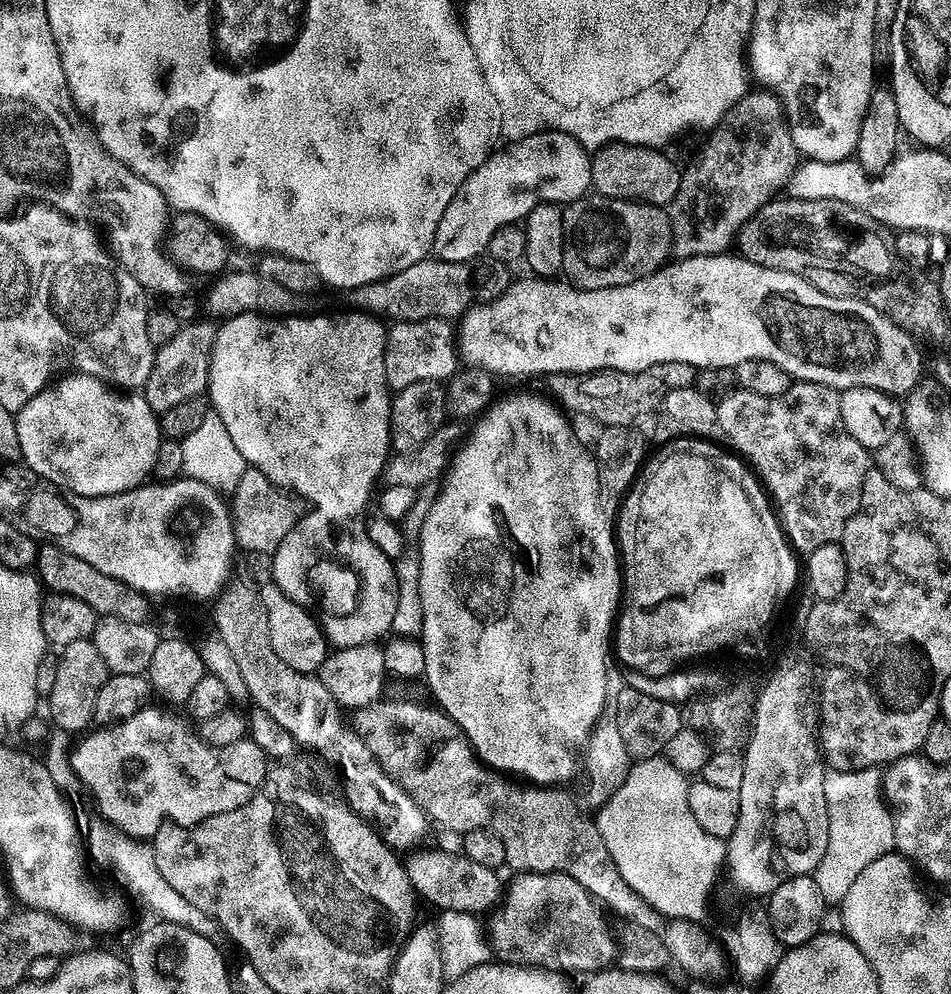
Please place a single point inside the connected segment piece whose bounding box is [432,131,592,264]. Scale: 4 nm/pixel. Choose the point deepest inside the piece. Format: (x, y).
(551, 167)

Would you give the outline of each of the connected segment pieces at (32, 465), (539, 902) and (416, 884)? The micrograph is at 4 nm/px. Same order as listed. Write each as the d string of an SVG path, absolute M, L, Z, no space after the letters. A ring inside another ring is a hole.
M78 371L61 375L47 388L34 394L34 398L30 398L15 417L20 460L28 463L27 471L33 477L49 480L63 491L79 496L109 496L139 488L144 483L140 479L140 448L124 448L124 404L116 400L116 390L103 380Z
M521 872L511 878L502 896L502 906L491 913L492 921L486 924L486 937L497 961L547 966L566 974L591 974L617 959L618 942L604 922L601 907L570 874Z
M423 848L413 851L409 855L413 856L403 861L412 890L421 901L429 900L440 912L458 910L481 914L480 912L487 913L497 907L502 896L502 880L500 884L496 877L499 876L497 869L470 862L470 858L466 858L459 851L443 852L440 848Z

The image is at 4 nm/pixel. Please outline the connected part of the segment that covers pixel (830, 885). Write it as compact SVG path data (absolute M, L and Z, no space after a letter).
M867 768L853 772L825 771L826 810L828 811L828 841L826 854L818 862L815 878L818 890L822 890L825 905L838 906L846 898L846 890L854 878L862 874L878 858L889 855L895 849L892 812L882 791L880 768Z

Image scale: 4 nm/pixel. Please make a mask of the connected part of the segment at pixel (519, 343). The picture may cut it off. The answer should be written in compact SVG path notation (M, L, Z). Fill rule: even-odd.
M739 254L677 259L641 280L602 290L577 288L560 278L541 278L535 274L525 277L525 280L513 279L501 296L473 303L459 317L454 341L459 359L467 367L486 370L494 378L555 378L561 374L602 370L641 372L662 362L686 362L698 370L735 368L738 362L762 358L782 366L796 382L818 382L837 390L869 388L897 398L906 397L922 380L921 345L909 332L874 310L874 306L849 296L831 296L810 286L798 274L758 266Z

